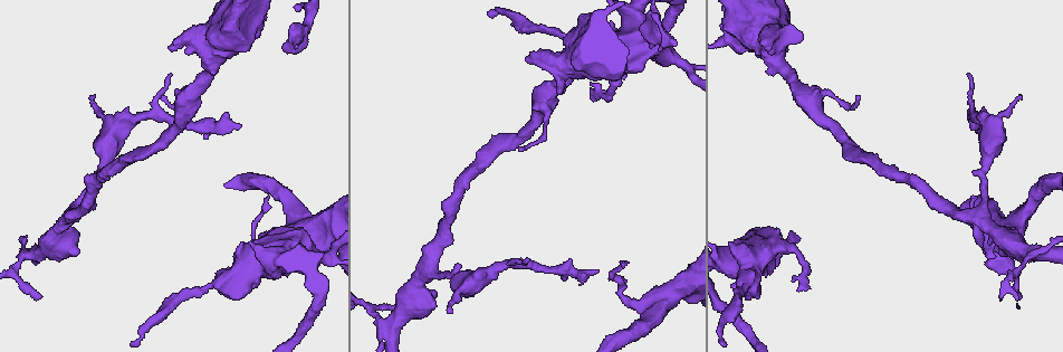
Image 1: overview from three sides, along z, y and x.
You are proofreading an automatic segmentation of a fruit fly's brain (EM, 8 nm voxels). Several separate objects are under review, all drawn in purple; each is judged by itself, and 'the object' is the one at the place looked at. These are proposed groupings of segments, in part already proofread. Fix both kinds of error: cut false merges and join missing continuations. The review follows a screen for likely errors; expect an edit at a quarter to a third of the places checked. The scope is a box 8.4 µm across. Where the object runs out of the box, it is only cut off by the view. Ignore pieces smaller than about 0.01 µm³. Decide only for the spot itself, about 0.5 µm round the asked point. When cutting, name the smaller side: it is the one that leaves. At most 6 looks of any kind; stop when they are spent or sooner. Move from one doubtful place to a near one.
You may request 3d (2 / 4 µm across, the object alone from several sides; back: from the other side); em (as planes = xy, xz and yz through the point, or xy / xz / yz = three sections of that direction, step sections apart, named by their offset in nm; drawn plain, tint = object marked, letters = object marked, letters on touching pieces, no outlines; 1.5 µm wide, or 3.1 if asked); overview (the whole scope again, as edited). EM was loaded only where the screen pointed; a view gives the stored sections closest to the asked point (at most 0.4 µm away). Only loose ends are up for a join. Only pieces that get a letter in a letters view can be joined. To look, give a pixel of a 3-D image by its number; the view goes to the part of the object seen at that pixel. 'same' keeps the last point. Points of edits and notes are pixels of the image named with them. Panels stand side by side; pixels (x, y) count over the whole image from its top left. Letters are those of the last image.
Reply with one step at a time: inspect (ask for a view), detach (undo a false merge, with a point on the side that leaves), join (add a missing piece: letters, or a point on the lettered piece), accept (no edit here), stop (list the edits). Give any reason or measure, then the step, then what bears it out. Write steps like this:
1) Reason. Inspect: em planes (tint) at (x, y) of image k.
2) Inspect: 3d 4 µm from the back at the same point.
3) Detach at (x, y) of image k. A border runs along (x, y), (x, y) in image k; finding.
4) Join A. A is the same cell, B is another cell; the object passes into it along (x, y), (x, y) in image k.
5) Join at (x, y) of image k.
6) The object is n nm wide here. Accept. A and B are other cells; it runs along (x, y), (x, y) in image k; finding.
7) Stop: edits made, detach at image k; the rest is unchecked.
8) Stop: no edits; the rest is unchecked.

Free end. Inspect: em yz step 4 (tint) at (627, 263) of image 1.

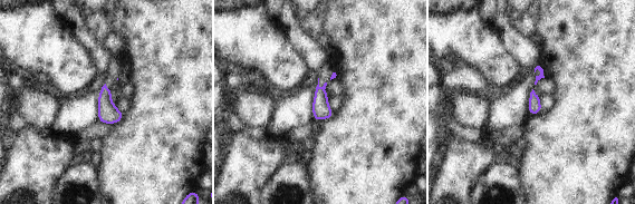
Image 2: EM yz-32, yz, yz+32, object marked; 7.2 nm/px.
Another direction. Inspect: em planes (letters) at the same point.

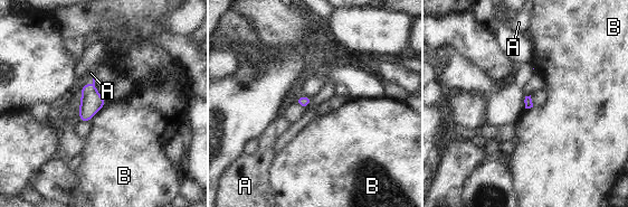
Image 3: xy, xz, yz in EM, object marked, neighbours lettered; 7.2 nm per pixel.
Join A. A is the same cell, B is another cell; the object passes into it along (92, 102), (93, 81), (91, 73) in image 3; it goes on there.

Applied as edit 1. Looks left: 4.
Calibre changes. Inspect: em planes (letters) at (393, 322) of image 1.

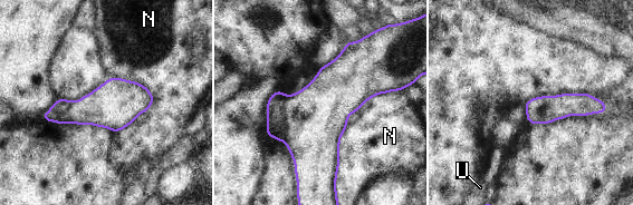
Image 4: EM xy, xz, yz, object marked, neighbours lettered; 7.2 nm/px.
The object is 340 nm wide here. Detach at (276, 126) of image 4. N and U are other cells; a border runs along (287, 97), (284, 104), (284, 139) in image 4; two neurons meet here.

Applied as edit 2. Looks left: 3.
Branch stops here. Inspect: em xz step 8 (letters) at (797, 290) of image 1.

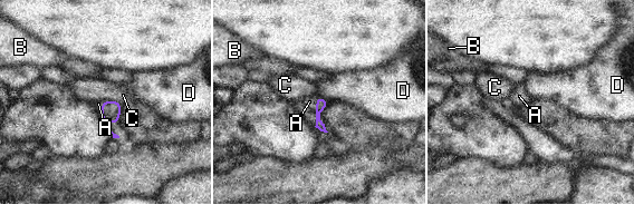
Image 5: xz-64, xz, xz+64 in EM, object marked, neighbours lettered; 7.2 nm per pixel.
Join A. A is the same cell, B, C and D are other cells; the neuron continues.

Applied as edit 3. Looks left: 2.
Stop: edits made, join at image 3, detach at image 4, join at image 5; the rest is unchecked.

